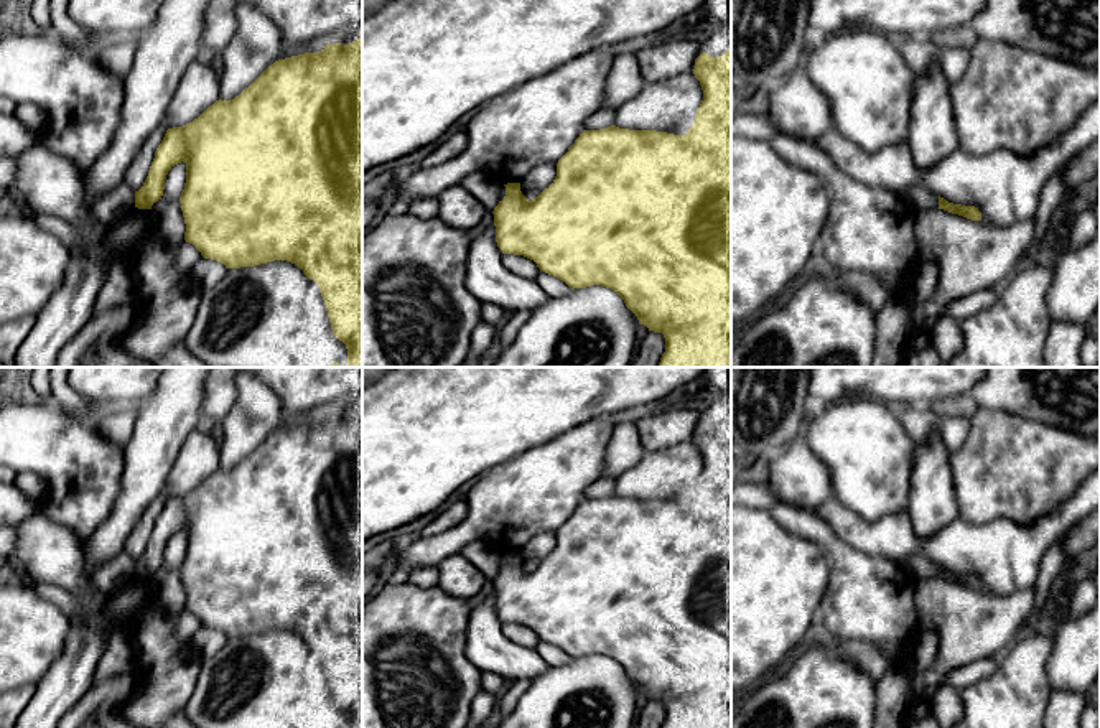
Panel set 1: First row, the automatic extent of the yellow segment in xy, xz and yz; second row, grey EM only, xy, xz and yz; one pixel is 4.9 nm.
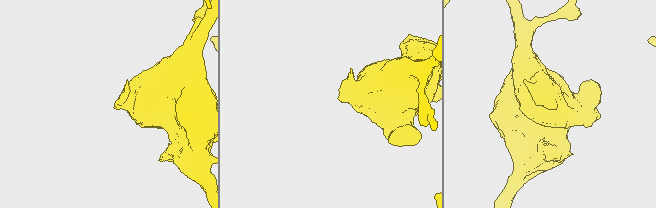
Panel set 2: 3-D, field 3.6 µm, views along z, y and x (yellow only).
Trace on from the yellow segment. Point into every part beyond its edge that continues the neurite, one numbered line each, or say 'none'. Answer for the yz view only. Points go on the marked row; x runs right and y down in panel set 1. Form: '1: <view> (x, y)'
none

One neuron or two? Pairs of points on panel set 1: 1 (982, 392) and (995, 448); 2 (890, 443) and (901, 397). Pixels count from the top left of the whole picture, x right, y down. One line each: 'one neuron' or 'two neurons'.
1: two neurons
2: two neurons

